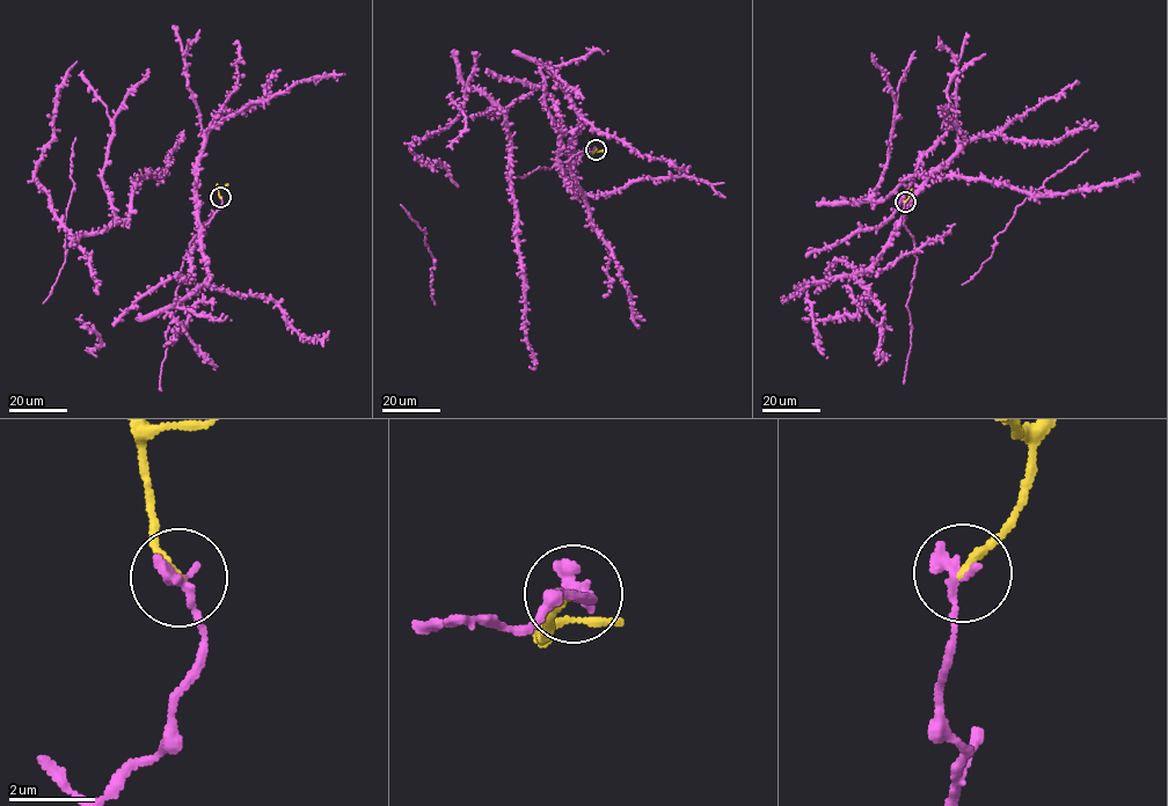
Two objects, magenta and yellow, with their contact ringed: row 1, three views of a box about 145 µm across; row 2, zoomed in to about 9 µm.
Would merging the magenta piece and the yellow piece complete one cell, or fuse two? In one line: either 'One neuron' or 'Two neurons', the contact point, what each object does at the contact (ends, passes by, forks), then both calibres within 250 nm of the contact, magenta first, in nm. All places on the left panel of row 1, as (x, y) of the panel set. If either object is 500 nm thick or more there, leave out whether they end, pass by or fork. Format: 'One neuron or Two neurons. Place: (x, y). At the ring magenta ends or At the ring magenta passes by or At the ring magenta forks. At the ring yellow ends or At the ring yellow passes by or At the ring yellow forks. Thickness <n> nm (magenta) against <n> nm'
One neuron. Place: (220, 197). At the ring magenta ends. At the ring yellow ends. Thickness 320 nm (magenta) against 190 nm

